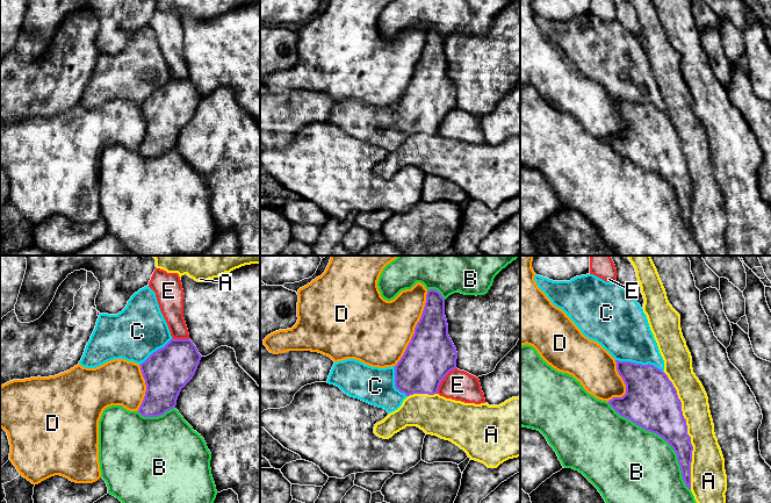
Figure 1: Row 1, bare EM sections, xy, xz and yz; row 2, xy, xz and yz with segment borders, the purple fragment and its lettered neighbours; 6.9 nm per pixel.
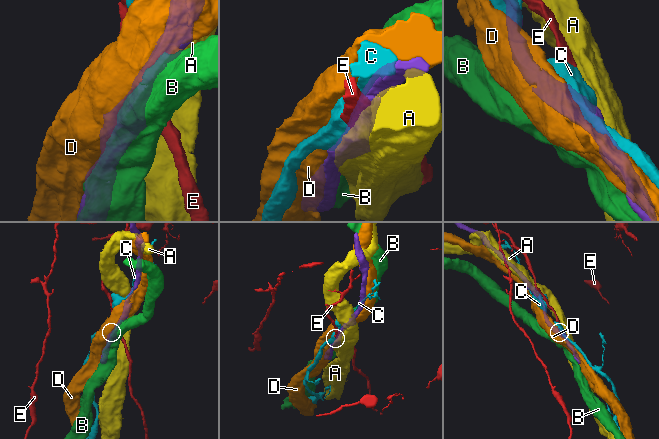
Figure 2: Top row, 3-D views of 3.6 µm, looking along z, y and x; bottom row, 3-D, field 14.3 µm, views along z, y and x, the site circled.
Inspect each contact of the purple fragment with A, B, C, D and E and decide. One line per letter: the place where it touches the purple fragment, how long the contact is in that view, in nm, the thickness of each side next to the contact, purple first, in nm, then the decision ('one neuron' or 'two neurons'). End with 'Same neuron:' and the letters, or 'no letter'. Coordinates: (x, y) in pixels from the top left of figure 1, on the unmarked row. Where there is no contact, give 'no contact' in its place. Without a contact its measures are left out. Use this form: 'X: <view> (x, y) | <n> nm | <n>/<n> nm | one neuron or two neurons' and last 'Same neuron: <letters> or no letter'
A: yz (686, 170) | 850 nm | 320/220 nm | two neurons
B: yz (661, 175) | 850 nm | 360/480 nm | two neurons
C: yz (639, 103) | 340 nm | 360/360 nm | two neurons
D: xz (415, 69) | 550 nm | 340/440 nm | one neuron
E: xz (442, 119) | 220 nm | 340/220 nm | two neurons
Same neuron: D

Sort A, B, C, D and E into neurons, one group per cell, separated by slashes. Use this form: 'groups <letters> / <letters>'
groups A / B / C / D / E

